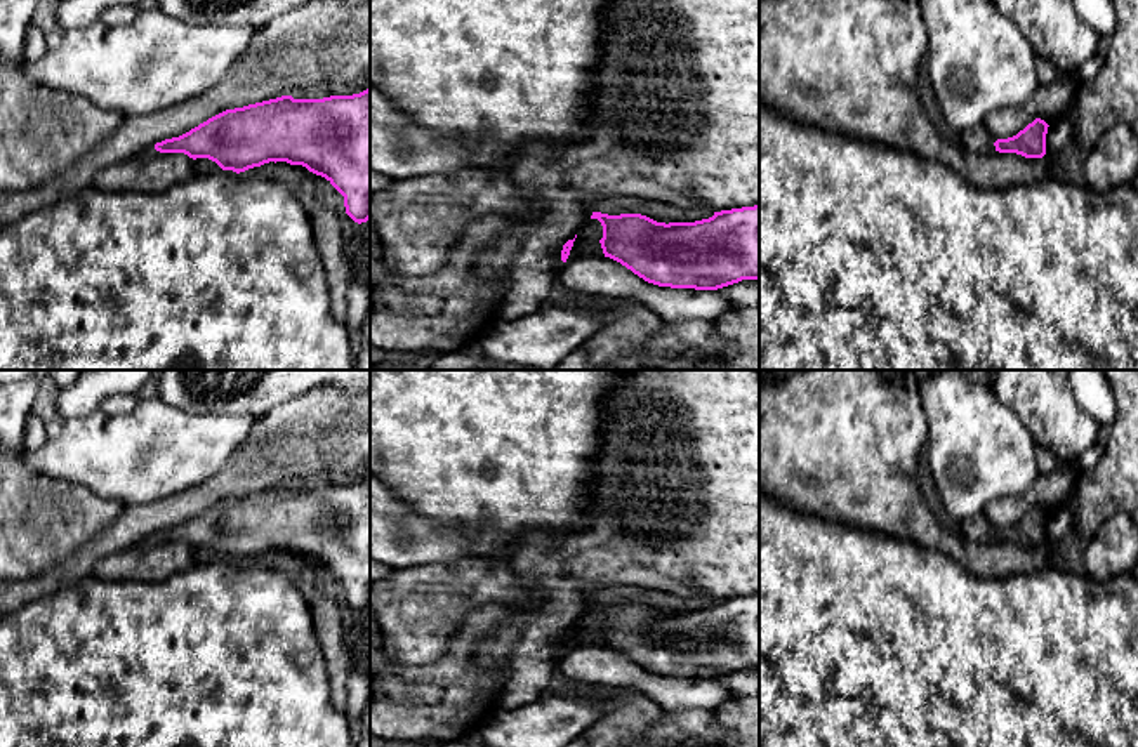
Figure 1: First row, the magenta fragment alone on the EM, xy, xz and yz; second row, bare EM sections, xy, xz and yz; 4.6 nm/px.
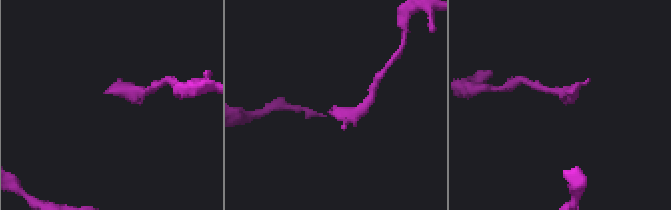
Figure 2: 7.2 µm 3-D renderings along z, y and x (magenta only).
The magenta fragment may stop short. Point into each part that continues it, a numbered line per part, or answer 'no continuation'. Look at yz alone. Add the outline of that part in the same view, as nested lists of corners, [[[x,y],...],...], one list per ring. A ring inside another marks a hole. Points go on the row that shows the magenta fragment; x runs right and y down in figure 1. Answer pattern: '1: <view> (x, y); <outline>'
1: yz (977, 139); [[[980,123],[961,134],[961,144],[968,153],[973,155],[992,155],[996,151],[994,137],[989,129]]]

